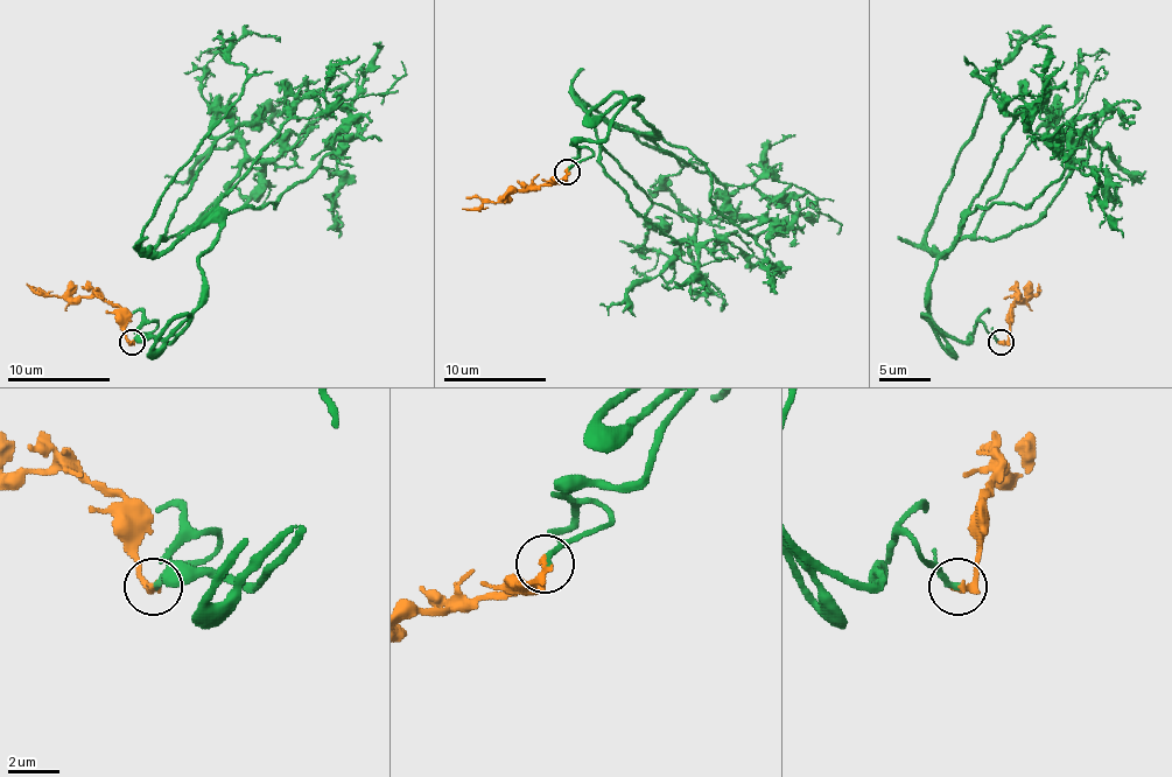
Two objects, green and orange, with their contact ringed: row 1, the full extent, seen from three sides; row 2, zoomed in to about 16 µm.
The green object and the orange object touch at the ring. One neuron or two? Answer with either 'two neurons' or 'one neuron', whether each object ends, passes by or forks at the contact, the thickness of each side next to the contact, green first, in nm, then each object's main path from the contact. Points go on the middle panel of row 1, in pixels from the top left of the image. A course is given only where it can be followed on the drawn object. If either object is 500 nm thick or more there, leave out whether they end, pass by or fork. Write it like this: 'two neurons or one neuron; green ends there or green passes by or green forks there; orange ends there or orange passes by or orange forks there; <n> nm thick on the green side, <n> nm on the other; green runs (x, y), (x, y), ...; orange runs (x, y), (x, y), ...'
one neuron; green ends there; orange ends there; 240 nm thick on the green side, 320 nm on the other; green runs (568, 170), (637, 99), (652, 133), (588, 120), (631, 207), (673, 240), (736, 235), (787, 266); orange runs (568, 170), (565, 179), (552, 179), (532, 191), (504, 194), (496, 202), (463, 209)

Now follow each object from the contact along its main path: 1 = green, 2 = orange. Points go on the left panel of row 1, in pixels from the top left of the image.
1: (132, 342), (191, 319), (219, 229), (198, 222), (155, 252), (162, 237), (295, 142), (337, 68), (352, 81)
2: (132, 342), (119, 327), (117, 310), (96, 295), (50, 295), (27, 282)

